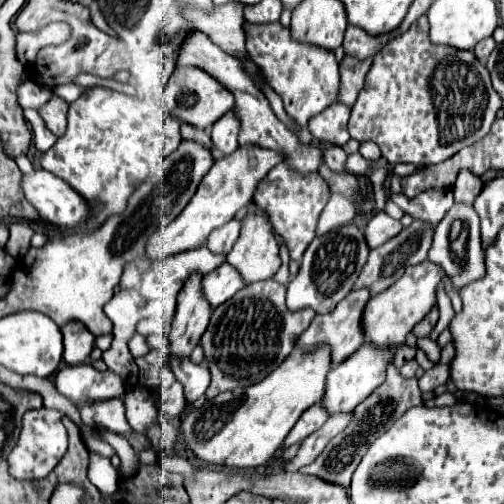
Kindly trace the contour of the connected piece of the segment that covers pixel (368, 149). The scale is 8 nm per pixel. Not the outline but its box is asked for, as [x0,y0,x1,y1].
[358,141,380,163]

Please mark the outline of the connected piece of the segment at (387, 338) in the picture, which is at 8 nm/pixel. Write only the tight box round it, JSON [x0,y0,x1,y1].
[362,261,440,347]

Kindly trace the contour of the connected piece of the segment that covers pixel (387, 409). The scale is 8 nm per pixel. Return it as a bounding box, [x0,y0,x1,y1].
[300,363,422,489]

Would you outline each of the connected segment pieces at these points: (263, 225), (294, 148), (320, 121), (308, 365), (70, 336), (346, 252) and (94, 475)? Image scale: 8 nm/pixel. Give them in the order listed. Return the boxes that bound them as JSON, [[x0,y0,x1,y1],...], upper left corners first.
[[226,203,280,283],[178,31,322,171],[310,101,350,145],[180,347,330,471],[62,321,94,365],[288,225,370,313],[88,451,118,495]]

